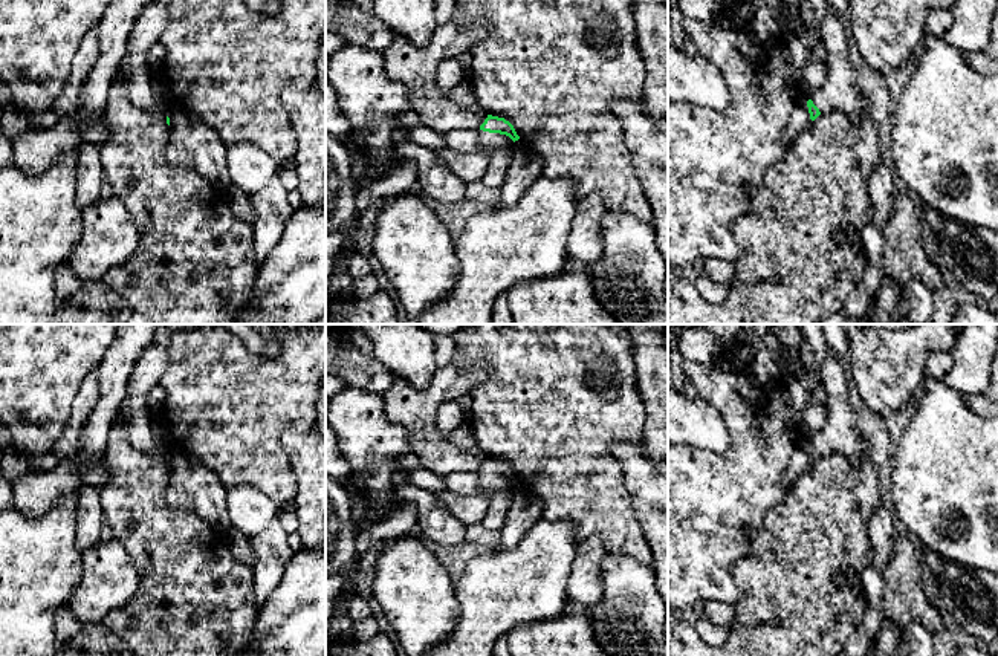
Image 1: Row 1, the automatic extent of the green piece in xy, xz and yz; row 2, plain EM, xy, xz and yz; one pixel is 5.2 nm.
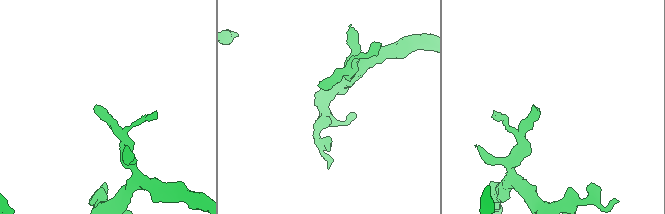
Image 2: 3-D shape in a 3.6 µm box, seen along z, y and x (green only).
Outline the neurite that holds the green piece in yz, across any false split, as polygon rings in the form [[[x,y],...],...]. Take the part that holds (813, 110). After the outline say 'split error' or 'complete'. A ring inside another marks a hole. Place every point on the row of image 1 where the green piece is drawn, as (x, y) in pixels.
[[[808,0],[818,20],[822,44],[827,50],[827,81],[818,90],[808,90],[808,113],[815,121],[830,110],[845,112],[854,124],[862,121],[862,93],[850,60],[848,38],[841,17],[830,11],[827,0]]] | split error

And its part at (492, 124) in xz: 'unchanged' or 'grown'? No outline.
grown

